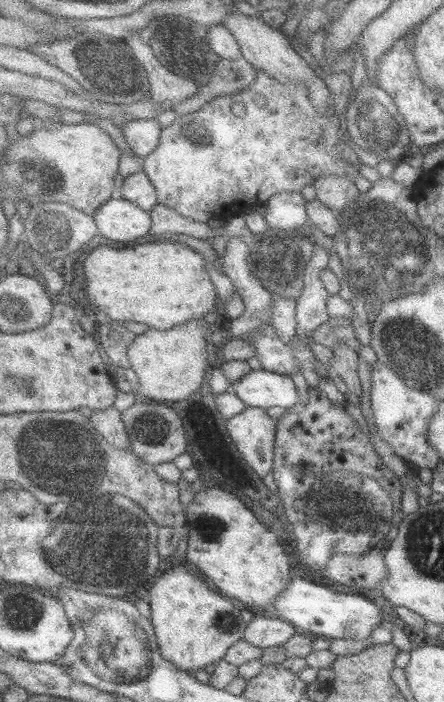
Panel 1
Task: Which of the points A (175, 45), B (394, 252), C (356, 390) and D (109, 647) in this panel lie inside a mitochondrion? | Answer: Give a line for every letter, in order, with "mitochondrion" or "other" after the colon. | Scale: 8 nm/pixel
A: mitochondrion
B: mitochondrion
C: other
D: mitochondrion

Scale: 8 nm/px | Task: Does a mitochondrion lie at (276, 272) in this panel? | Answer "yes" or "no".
yes

